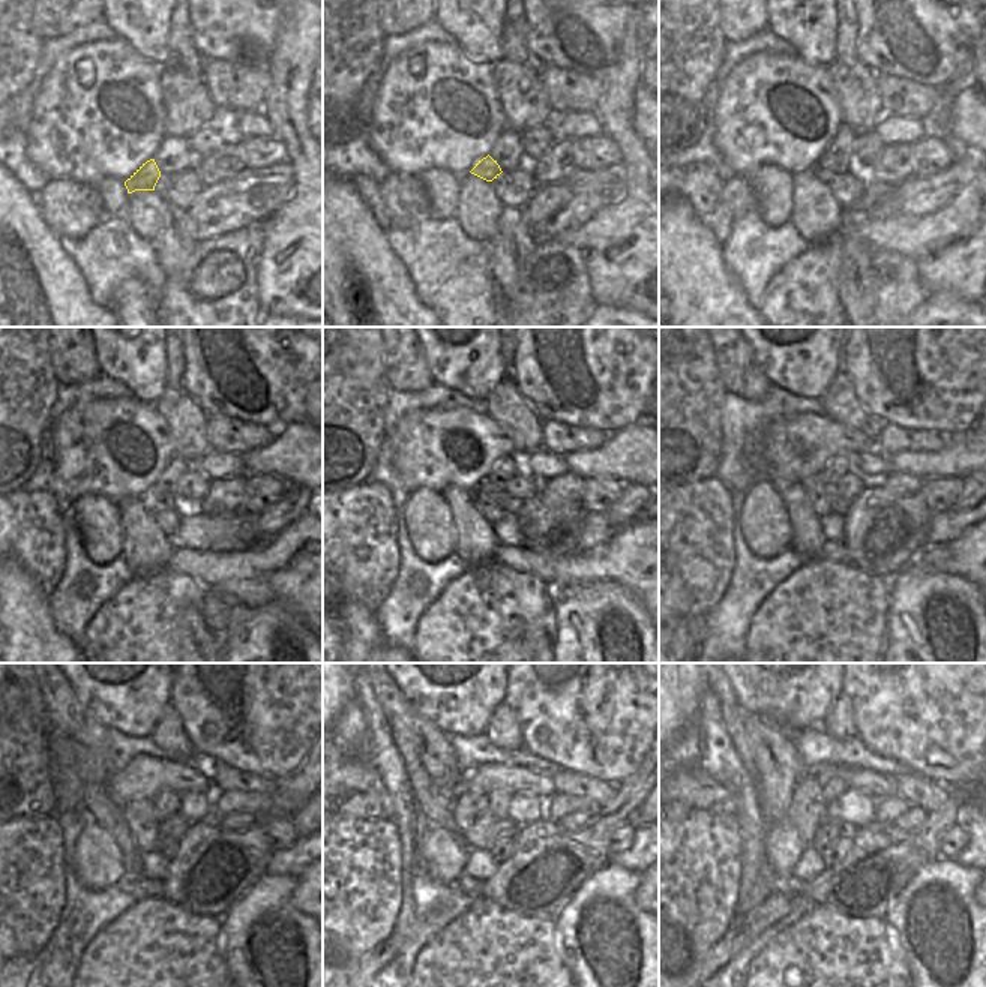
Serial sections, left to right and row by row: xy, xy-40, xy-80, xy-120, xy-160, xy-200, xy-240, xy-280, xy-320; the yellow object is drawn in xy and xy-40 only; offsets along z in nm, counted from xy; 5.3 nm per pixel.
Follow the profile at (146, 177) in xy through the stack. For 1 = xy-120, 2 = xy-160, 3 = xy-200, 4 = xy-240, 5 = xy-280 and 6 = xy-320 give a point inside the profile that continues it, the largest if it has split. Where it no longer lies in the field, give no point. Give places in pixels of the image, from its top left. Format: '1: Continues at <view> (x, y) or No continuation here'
1: Continues at xy-120 (155, 500)
2: Continues at xy-160 (486, 491)
3: Continues at xy-200 (838, 506)
4: Continues at xy-240 (167, 848)
5: Continues at xy-280 (502, 851)
6: Continues at xy-320 (838, 851)

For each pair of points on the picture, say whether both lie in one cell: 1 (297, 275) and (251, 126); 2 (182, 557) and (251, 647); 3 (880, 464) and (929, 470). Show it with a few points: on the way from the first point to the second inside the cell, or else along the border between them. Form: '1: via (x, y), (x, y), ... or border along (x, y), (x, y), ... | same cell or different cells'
1: border along (258, 110), (267, 120), (273, 132), (272, 137) | different cells
2: border along (236, 600), (249, 606), (272, 603) | different cells
3: border along (887, 458), (890, 471) | different cells

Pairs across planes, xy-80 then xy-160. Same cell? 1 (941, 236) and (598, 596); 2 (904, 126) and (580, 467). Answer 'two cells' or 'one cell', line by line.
1: two cells
2: two cells

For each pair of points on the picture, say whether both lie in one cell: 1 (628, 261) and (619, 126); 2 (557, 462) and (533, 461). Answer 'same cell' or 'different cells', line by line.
1: same cell
2: same cell

